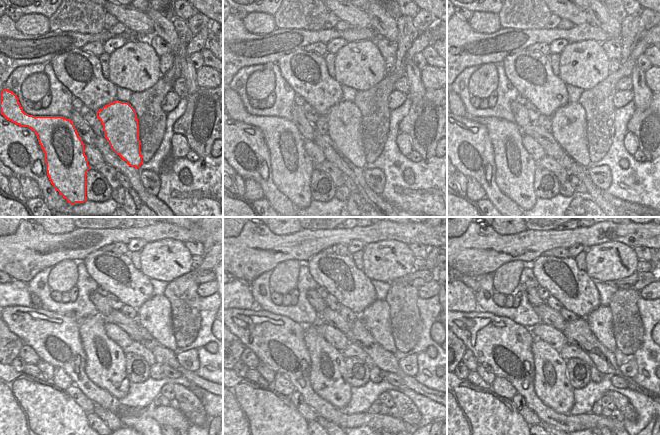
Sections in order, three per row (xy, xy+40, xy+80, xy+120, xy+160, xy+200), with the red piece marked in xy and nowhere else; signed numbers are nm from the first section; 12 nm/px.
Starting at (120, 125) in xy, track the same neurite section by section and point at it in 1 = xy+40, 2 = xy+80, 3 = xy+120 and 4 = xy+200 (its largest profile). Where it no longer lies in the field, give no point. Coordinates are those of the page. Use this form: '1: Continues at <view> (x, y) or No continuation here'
1: Continues at xy+40 (344, 120)
2: Continues at xy+80 (569, 127)
3: Continues at xy+120 (109, 364)
4: Continues at xy+200 (550, 385).

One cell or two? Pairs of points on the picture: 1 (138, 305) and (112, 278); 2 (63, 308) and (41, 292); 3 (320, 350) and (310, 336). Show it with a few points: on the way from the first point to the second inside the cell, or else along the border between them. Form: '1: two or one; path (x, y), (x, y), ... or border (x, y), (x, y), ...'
1: two; border (130, 275), (135, 295), (126, 302)
2: one; path (57, 307), (54, 307), (45, 298)
3: one; path (317, 347), (312, 339)

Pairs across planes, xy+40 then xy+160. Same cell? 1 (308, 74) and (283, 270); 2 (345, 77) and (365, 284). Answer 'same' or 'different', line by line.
1: different
2: same

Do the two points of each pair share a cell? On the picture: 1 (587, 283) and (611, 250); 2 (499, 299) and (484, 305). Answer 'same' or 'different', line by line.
1: same
2: different

